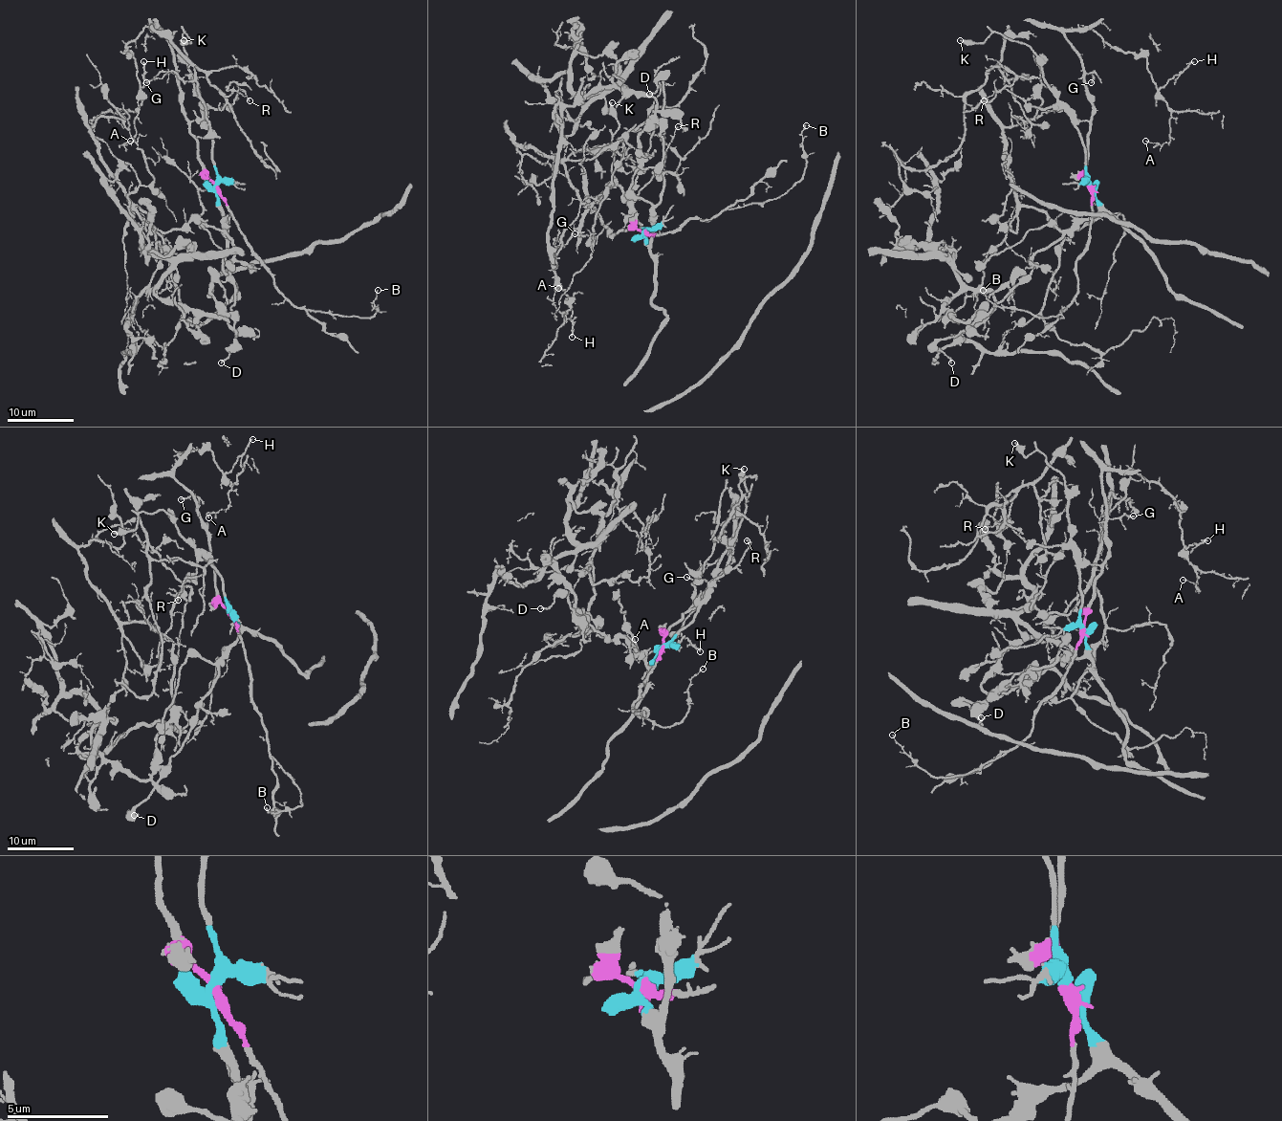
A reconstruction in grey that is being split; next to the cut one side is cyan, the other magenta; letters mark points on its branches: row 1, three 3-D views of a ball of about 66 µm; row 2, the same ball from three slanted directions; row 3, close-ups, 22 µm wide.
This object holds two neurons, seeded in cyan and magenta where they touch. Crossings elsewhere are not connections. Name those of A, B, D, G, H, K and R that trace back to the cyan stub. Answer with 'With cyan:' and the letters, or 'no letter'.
With cyan: D, K, R

